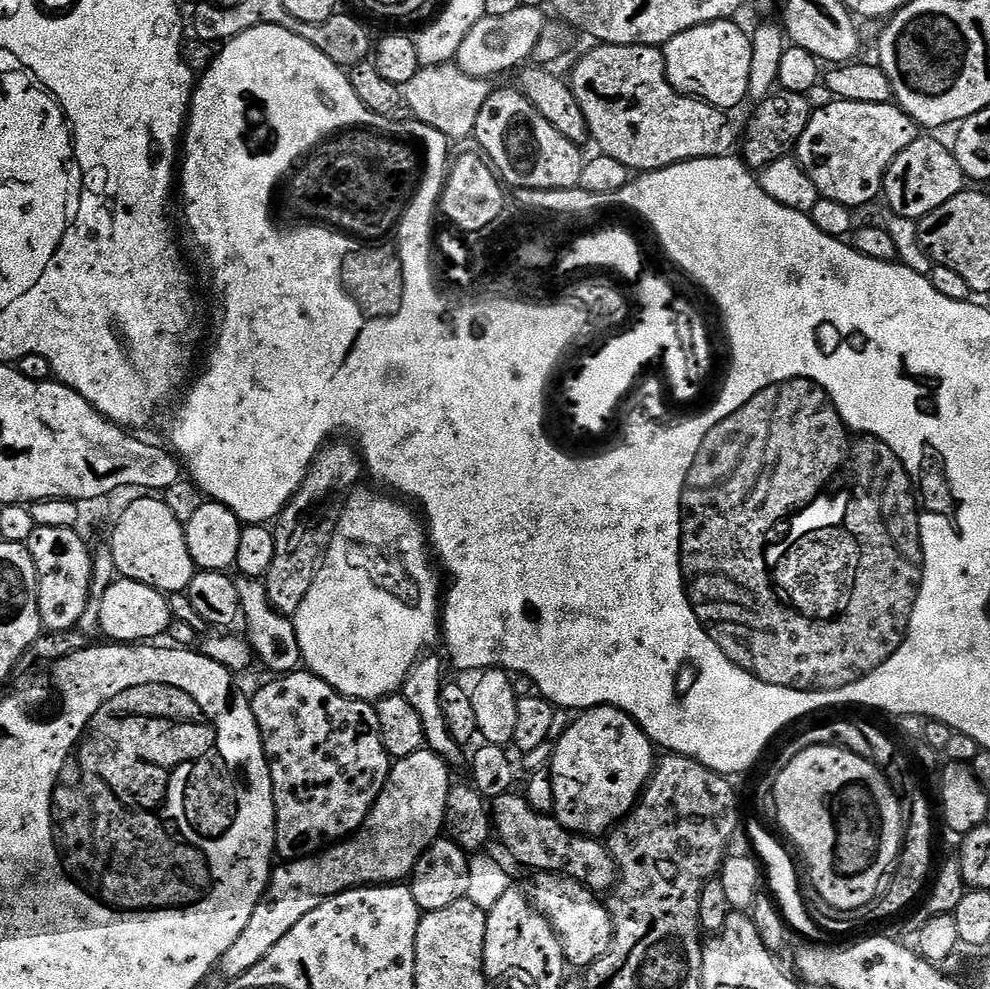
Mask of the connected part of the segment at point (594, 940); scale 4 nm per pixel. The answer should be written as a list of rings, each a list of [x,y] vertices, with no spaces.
[[[538,872],[531,877],[530,899],[535,908],[550,922],[560,945],[564,948],[564,958],[569,965],[579,970],[587,970],[612,945],[614,926],[608,905],[597,893],[592,892],[582,882],[569,876],[557,876],[555,872]]]

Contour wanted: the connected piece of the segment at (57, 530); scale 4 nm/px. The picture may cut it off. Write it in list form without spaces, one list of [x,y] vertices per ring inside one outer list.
[[[42,526],[30,534],[26,545],[36,567],[38,578],[38,610],[40,623],[52,632],[68,632],[79,625],[86,611],[92,580],[94,552],[89,541],[79,536],[75,528]]]

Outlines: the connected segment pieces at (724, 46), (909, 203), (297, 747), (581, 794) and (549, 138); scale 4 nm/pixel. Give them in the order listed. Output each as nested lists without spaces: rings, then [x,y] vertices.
[[[735,19],[699,24],[663,45],[668,80],[686,96],[695,96],[721,110],[736,108],[749,99],[752,37],[736,25]]]
[[[924,134],[920,139],[910,142],[910,146],[906,146],[906,150],[902,150],[902,154],[898,154],[898,158],[894,158],[894,162],[890,162],[884,179],[883,199],[888,199],[889,206],[902,219],[912,220],[911,222],[920,221],[923,216],[930,214],[938,206],[942,206],[942,202],[950,202],[950,198],[954,198],[966,188],[966,177],[958,166],[955,151],[949,145],[947,148],[942,141],[931,140],[928,136],[931,135]]]
[[[307,670],[277,675],[269,684],[262,685],[256,693],[251,693],[250,703],[254,718],[258,722],[258,730],[264,743],[264,753],[268,759],[268,769],[270,770],[272,797],[276,811],[276,856],[284,862],[301,860],[307,856],[314,856],[317,852],[324,851],[325,848],[331,848],[333,844],[339,844],[342,840],[349,839],[366,822],[374,802],[378,802],[378,794],[382,794],[382,790],[386,786],[388,771],[393,766],[393,761],[382,742],[375,707],[366,700],[351,700],[349,696],[342,695],[338,690],[334,690],[334,686],[330,686],[325,680]]]
[[[590,708],[577,716],[580,717],[561,734],[560,741],[558,736],[552,749],[550,771],[556,803],[554,815],[562,827],[596,838],[601,835],[599,832],[611,833],[621,820],[631,814],[640,801],[645,786],[652,779],[658,752],[647,734],[640,729],[640,725],[620,708]]]
[[[518,90],[493,91],[482,106],[474,137],[480,144],[480,152],[490,161],[492,168],[509,189],[528,188],[529,193],[538,190],[553,192],[579,185],[586,159],[585,153],[574,142],[562,138],[554,126]]]

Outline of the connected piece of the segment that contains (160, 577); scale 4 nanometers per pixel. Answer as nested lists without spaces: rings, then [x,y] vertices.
[[[150,498],[134,502],[115,522],[111,531],[114,566],[123,579],[142,582],[165,594],[183,593],[190,586],[198,569],[186,546],[184,524],[170,512],[170,507],[164,502],[152,501]]]

